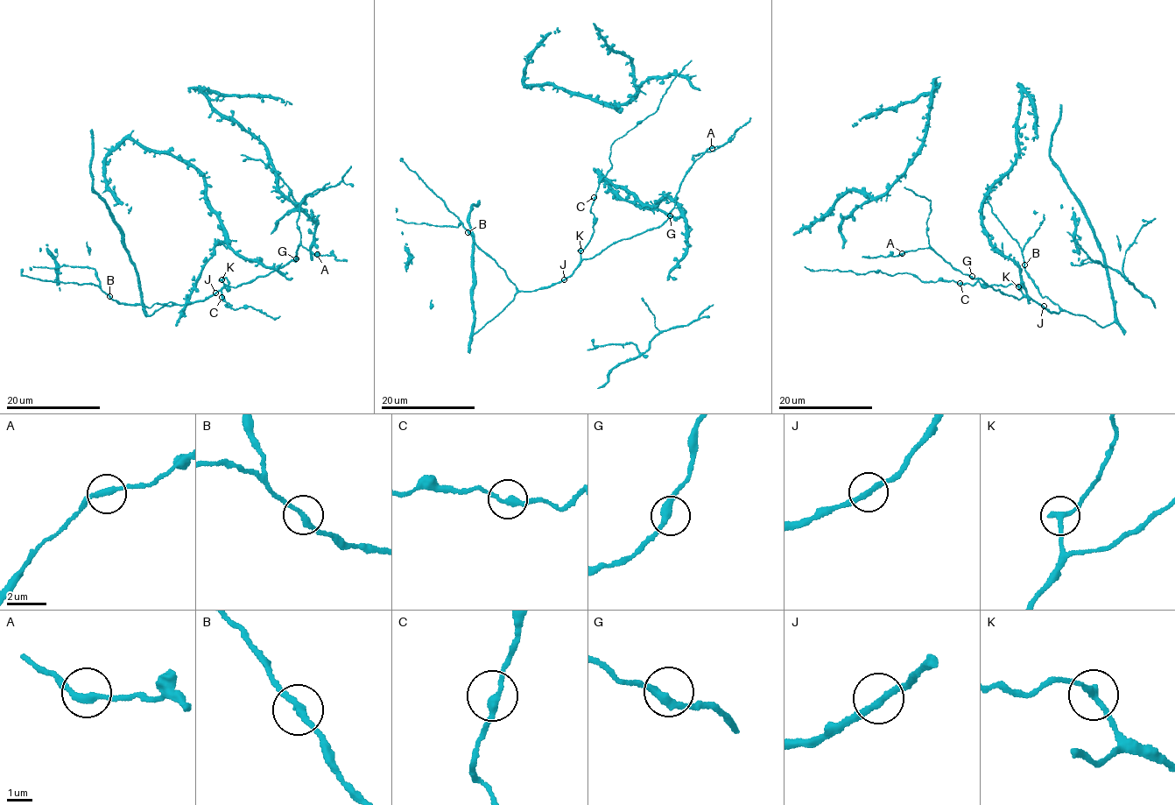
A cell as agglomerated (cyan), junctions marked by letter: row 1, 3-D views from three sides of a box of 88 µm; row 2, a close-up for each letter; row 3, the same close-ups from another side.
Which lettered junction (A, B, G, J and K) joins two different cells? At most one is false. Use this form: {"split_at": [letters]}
{"split_at": ["K"]}

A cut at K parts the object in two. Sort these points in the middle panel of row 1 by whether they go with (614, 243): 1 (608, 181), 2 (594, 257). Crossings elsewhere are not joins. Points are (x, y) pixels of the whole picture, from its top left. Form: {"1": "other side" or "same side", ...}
{"1": "same side", "2": "same side"}

